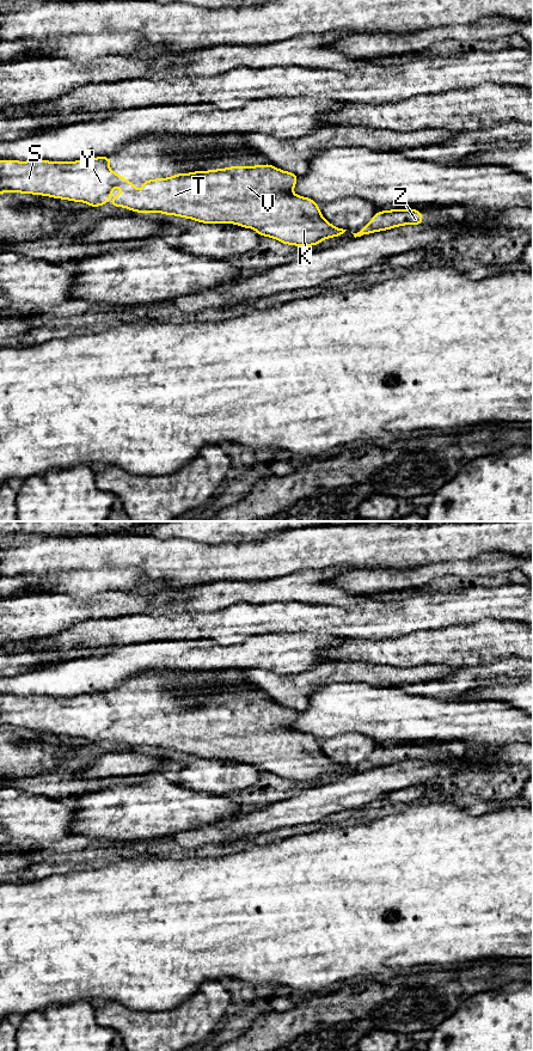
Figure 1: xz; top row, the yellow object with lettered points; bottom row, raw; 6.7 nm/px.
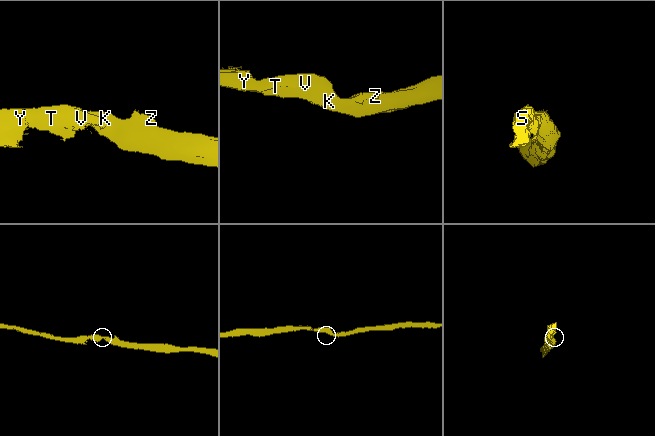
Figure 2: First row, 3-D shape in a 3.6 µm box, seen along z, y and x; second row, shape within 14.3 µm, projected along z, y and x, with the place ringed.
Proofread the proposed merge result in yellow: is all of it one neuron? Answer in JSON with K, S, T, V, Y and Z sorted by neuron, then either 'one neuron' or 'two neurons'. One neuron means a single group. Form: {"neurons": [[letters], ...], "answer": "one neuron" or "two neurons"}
{"neurons": [["K", "S", "T", "V", "Y", "Z"]], "answer": "one neuron"}

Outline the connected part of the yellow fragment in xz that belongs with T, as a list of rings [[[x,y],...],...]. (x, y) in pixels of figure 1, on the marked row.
[[[110,157],[76,161],[0,160],[0,194],[12,191],[43,195],[99,207],[108,203],[114,188],[120,185],[121,194],[111,201],[114,207],[137,213],[160,212],[204,224],[234,224],[288,245],[312,246],[347,231],[327,222],[312,198],[293,194],[298,182],[295,173],[271,164],[178,173],[169,178],[143,181],[141,190],[136,190],[134,182],[118,176],[115,170],[110,172],[109,167]]]

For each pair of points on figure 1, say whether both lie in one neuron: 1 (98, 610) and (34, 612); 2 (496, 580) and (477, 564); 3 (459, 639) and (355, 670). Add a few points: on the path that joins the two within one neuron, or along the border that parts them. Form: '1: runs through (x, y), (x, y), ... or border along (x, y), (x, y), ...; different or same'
1: runs through (83, 610), (49, 612); same
2: border along (516, 569), (476, 575), (473, 578); different
3: border along (349, 659), (404, 667); different

